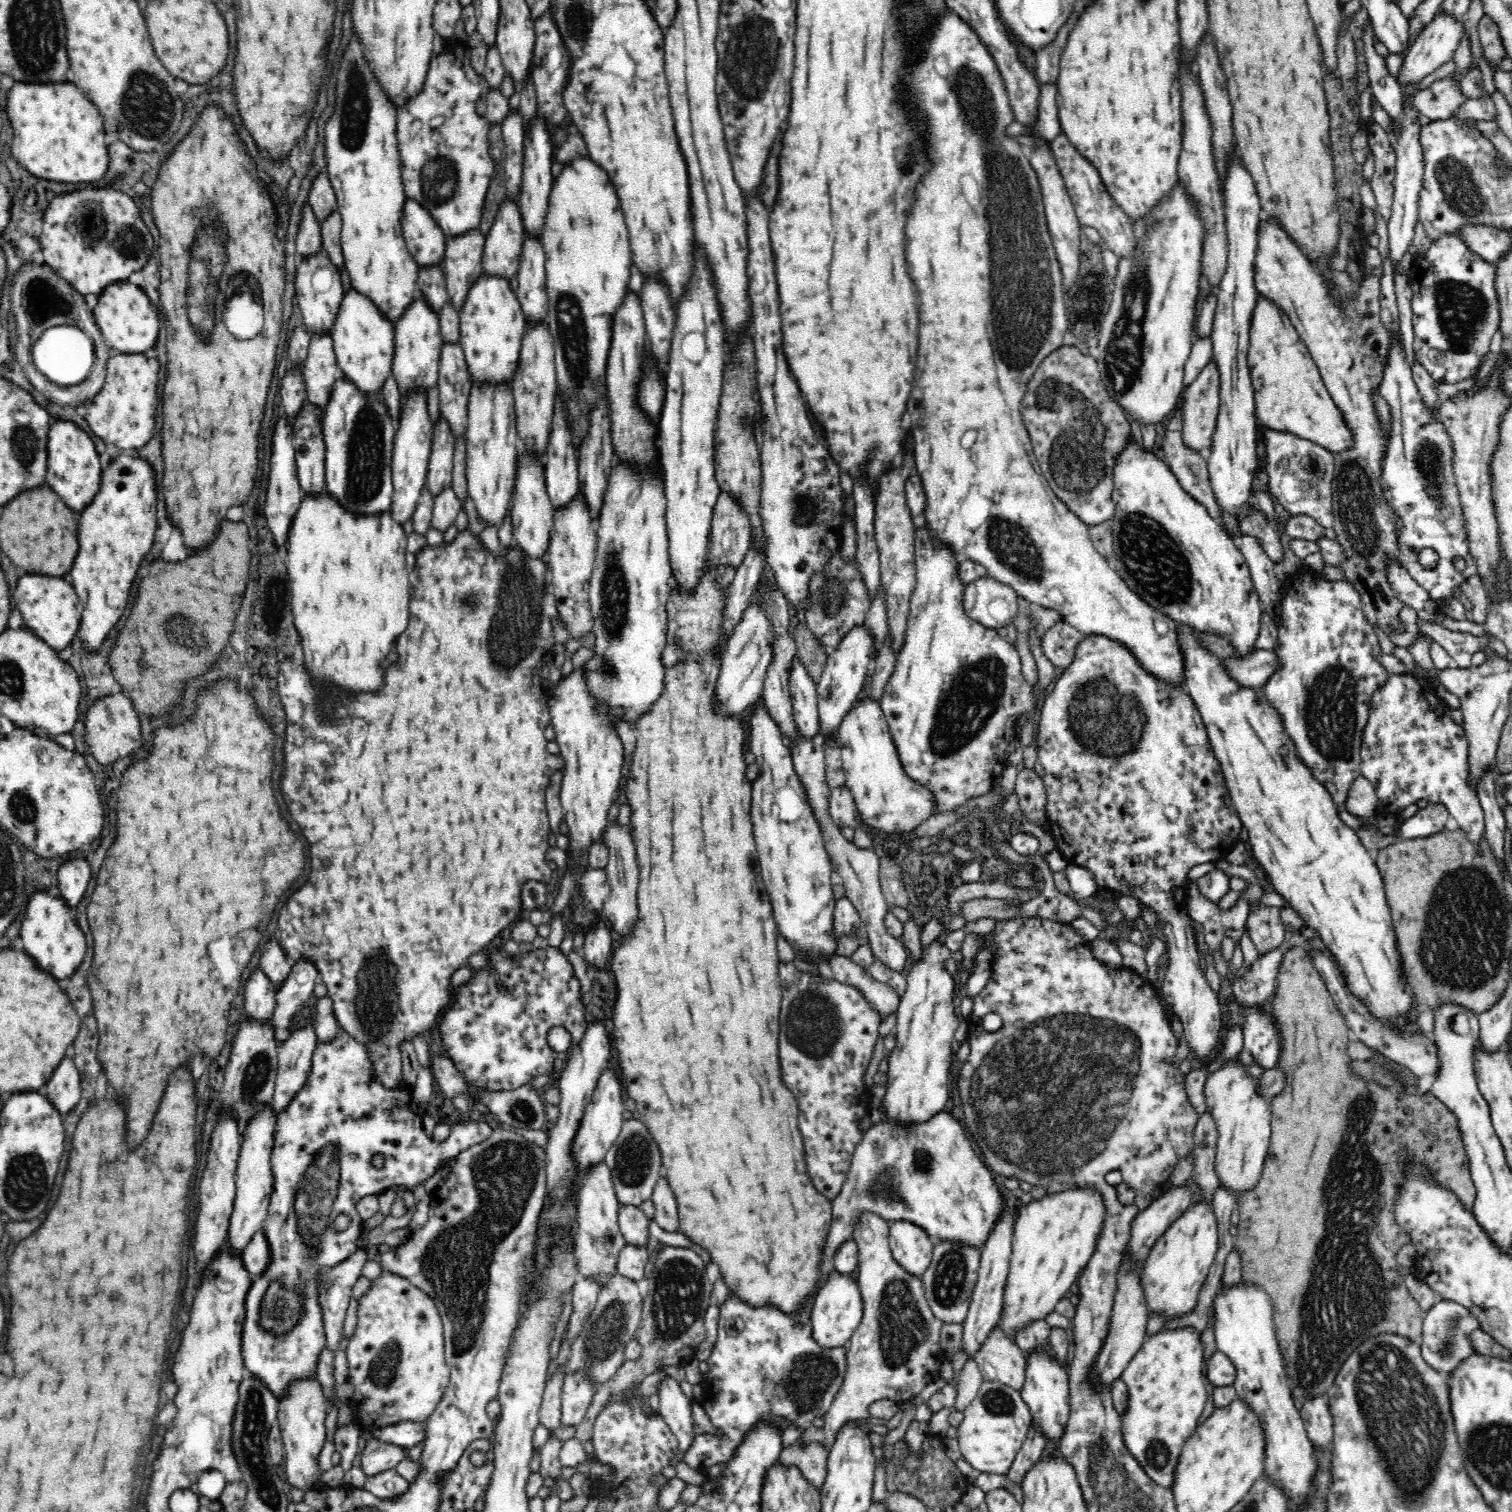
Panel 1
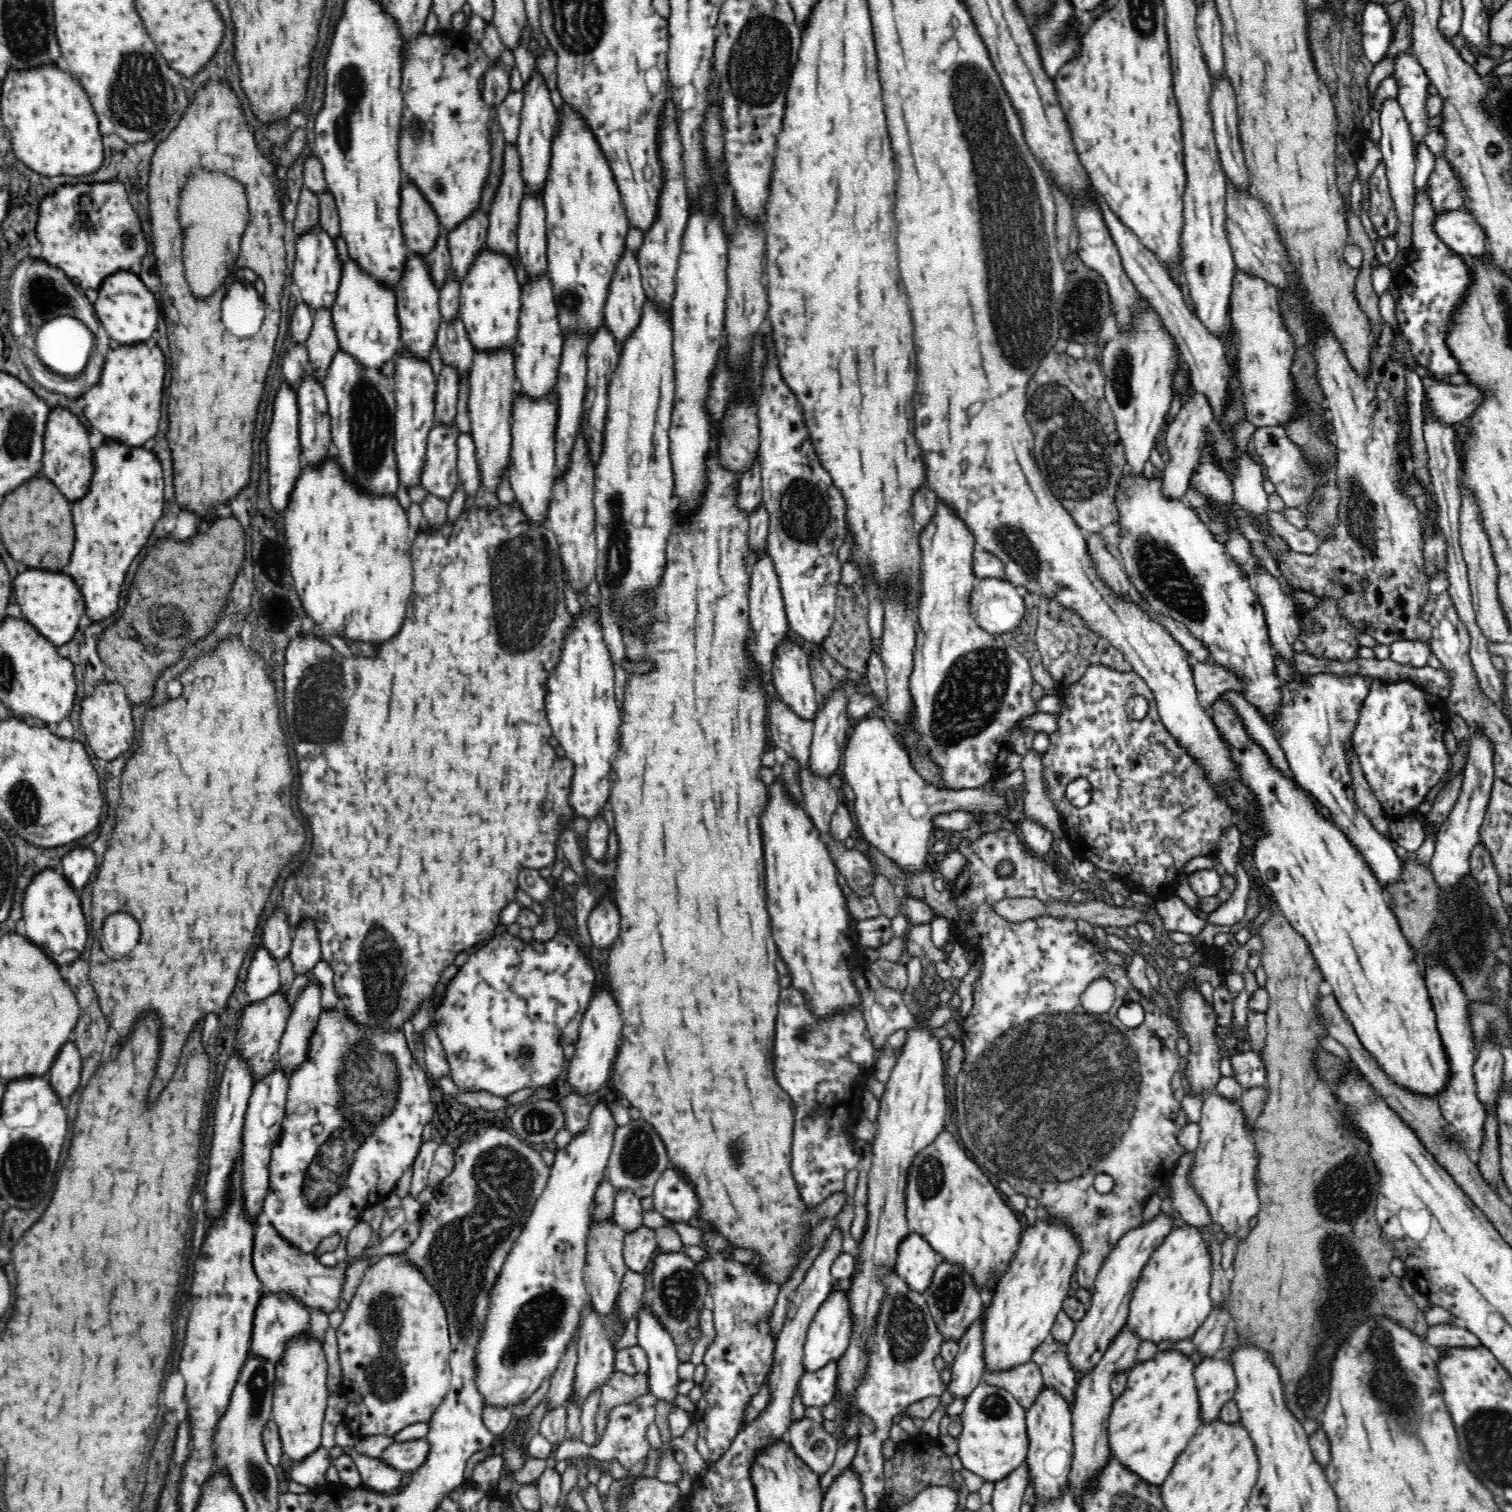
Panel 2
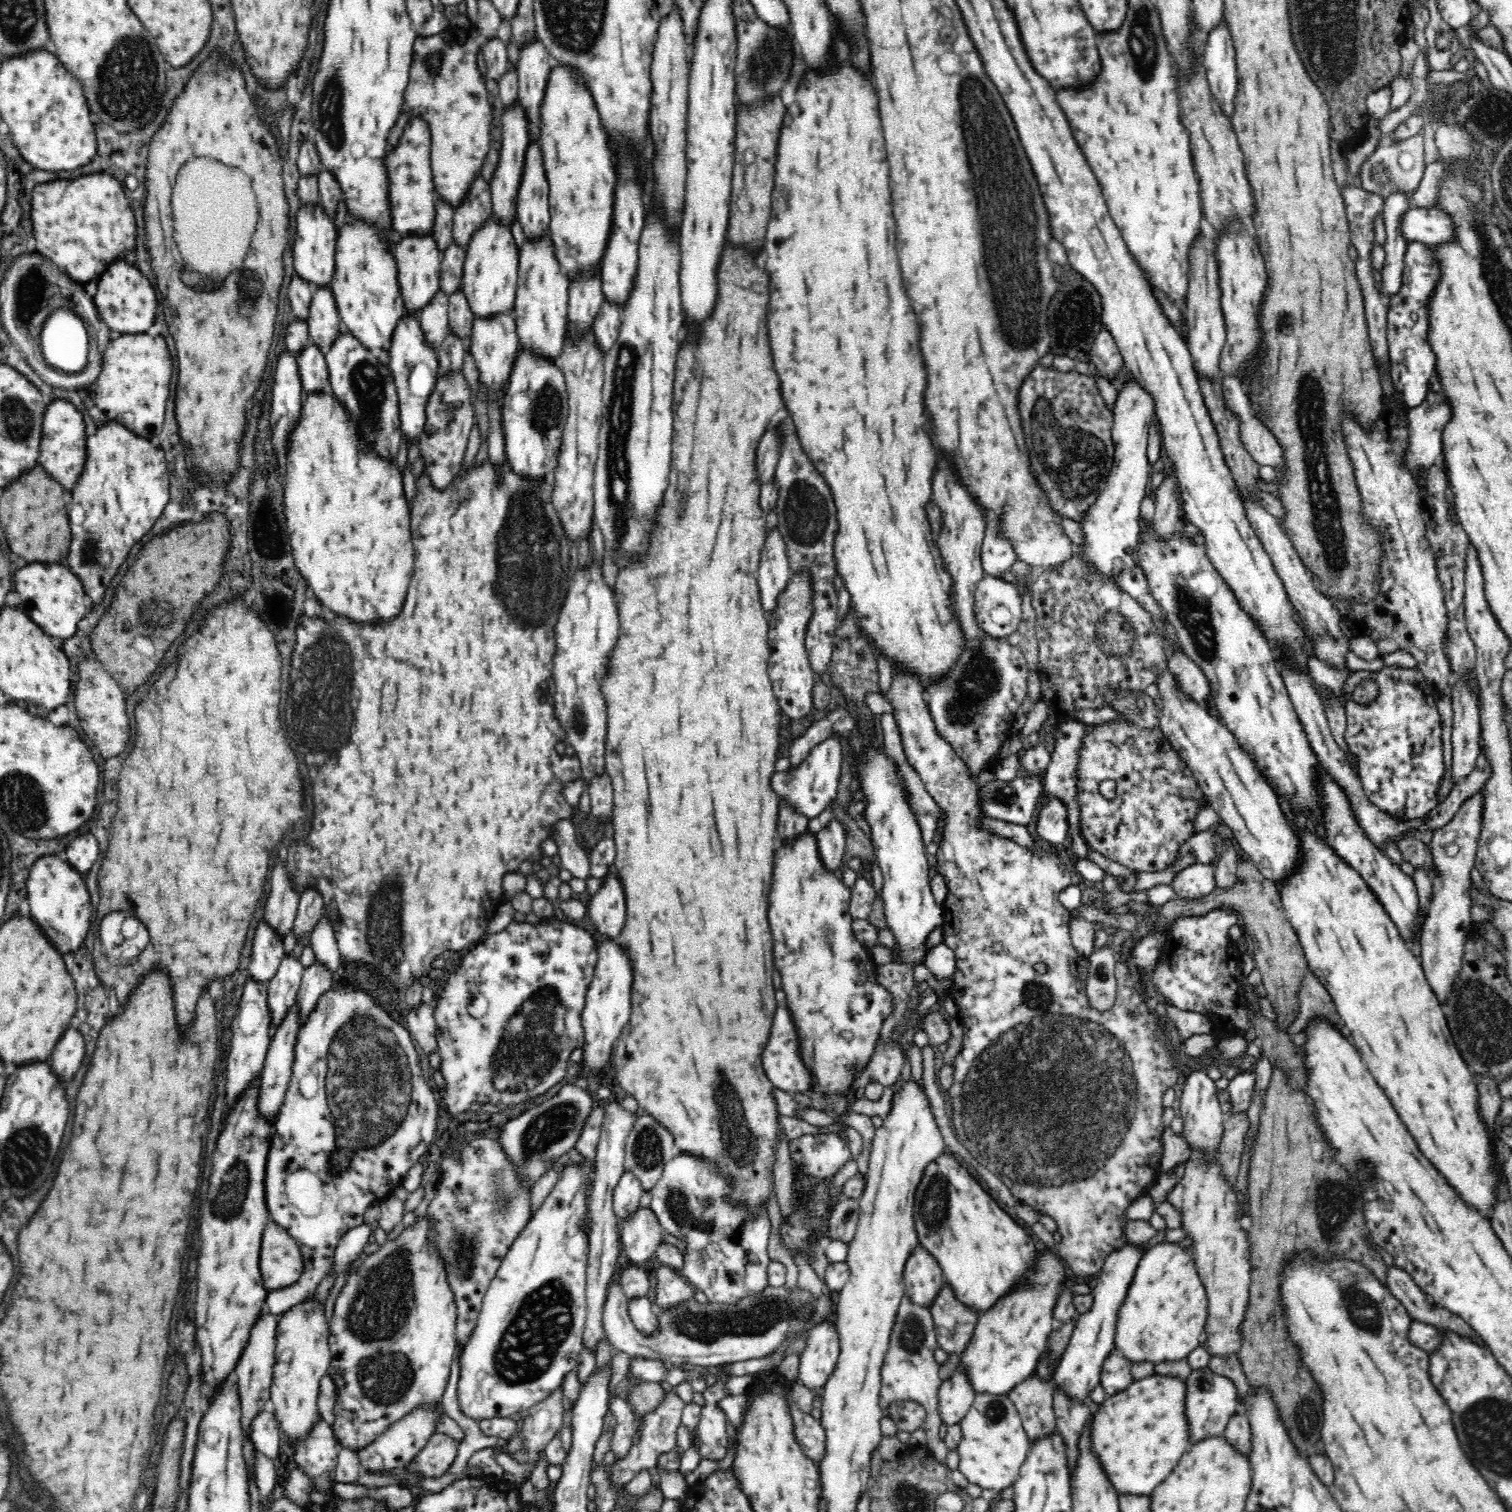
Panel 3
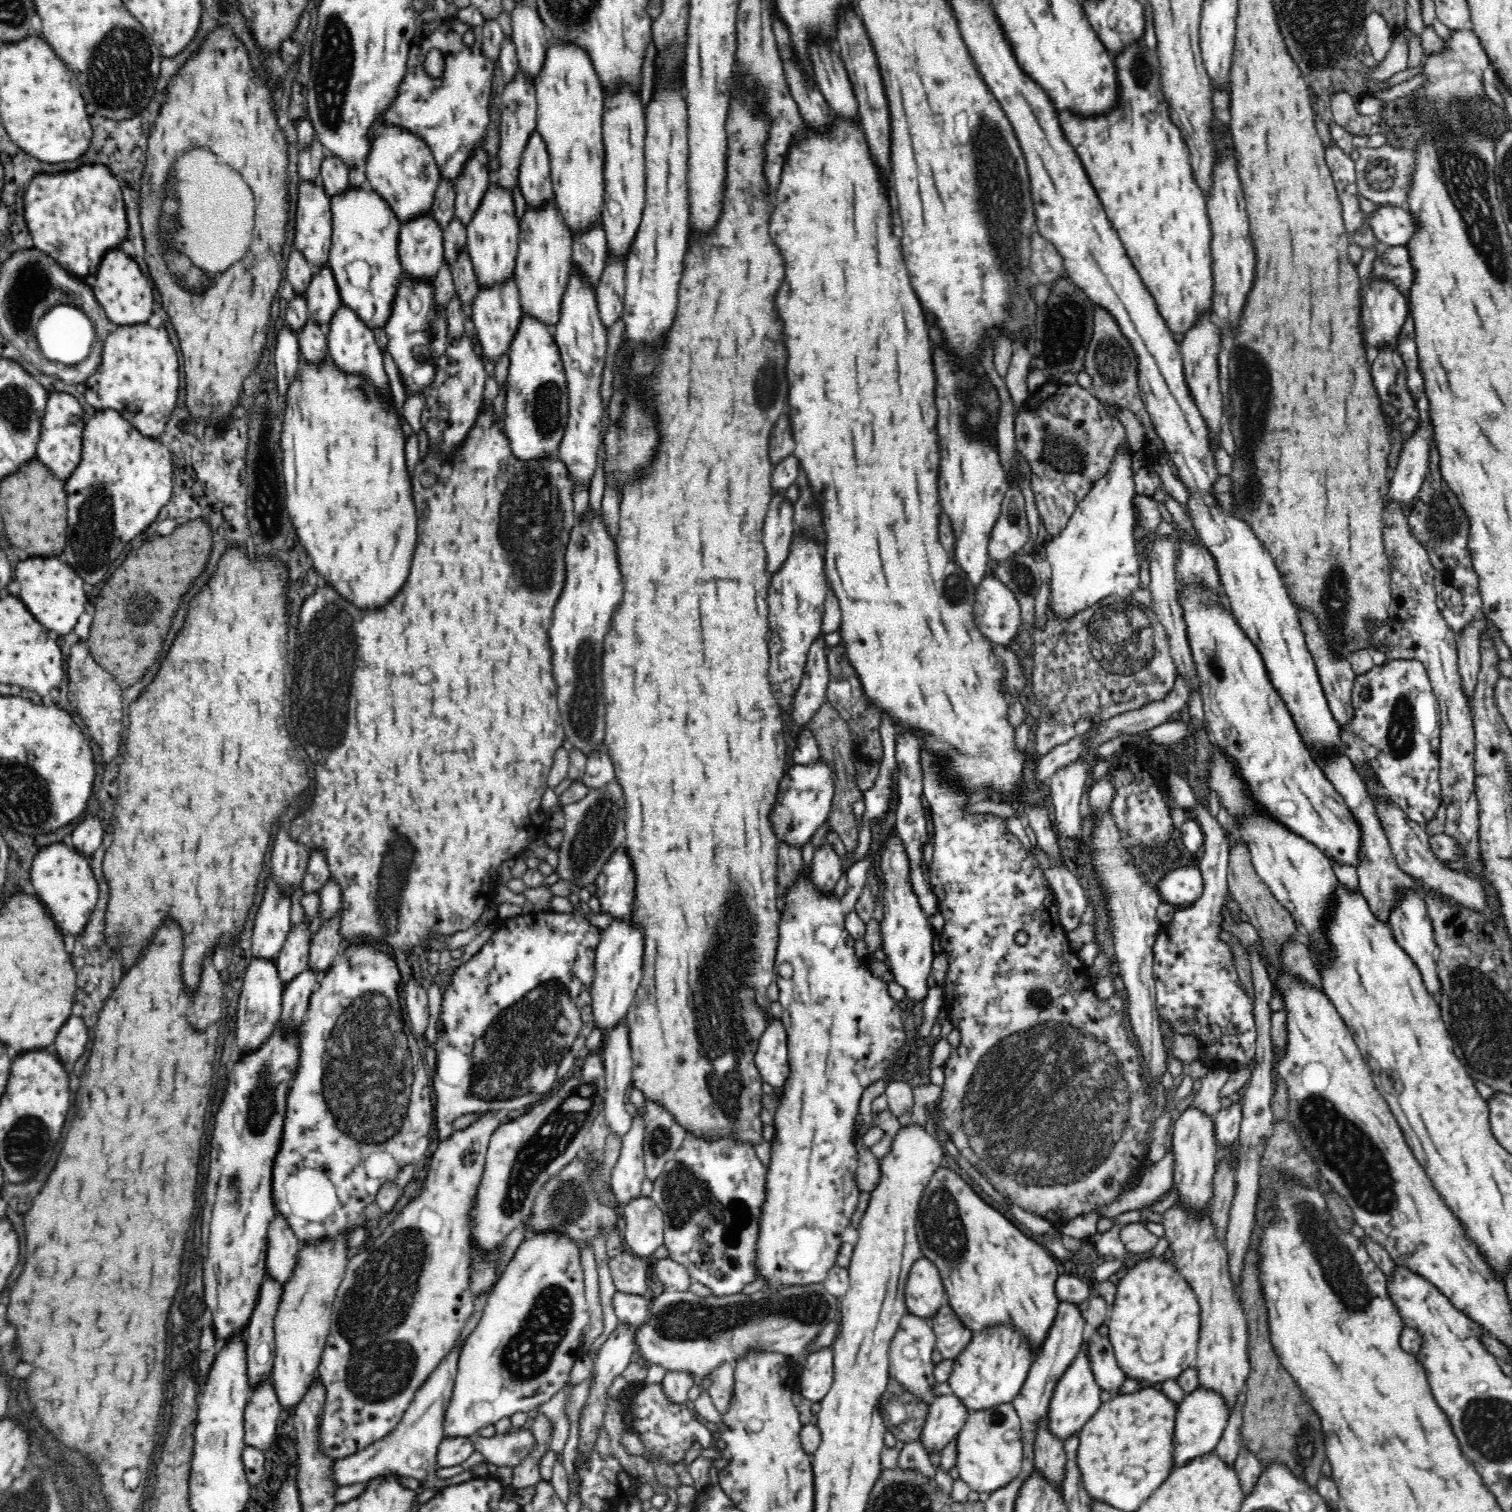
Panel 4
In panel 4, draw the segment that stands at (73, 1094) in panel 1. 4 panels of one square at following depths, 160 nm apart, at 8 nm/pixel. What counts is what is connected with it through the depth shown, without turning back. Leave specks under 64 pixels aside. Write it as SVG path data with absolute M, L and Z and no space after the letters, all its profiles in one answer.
M70 1016L55 1038L56 1054L66 1062L74 1062L84 1054L86 1044L88 1044L88 1028L84 1020L78 1016Z

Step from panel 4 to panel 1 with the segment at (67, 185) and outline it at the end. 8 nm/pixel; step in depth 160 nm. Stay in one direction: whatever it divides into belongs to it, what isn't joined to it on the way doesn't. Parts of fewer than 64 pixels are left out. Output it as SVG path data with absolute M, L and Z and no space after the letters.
M102 188L80 190L54 198L54 202L50 202L44 214L40 244L46 265L51 266L62 278L66 278L80 294L100 294L108 284L126 280L132 272L148 264L156 240L144 224L140 211L130 195L116 188Z

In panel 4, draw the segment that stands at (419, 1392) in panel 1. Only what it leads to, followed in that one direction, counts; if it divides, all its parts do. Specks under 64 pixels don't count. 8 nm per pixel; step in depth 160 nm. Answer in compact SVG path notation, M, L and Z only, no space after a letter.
M492 1112L480 1113L480 1118L474 1120L470 1126L466 1126L460 1131L452 1133L444 1142L441 1142L434 1151L428 1155L427 1176L418 1188L417 1196L412 1195L402 1207L402 1211L397 1215L391 1215L384 1220L382 1232L365 1249L354 1251L349 1257L343 1281L337 1290L336 1298L333 1302L333 1312L330 1316L330 1330L326 1340L326 1346L322 1350L320 1362L318 1362L317 1372L322 1379L326 1389L326 1402L324 1402L321 1415L321 1424L317 1434L320 1444L319 1452L327 1456L333 1462L342 1458L348 1458L366 1450L374 1442L380 1442L384 1436L394 1432L399 1421L404 1418L406 1410L410 1406L416 1390L426 1382L430 1373L438 1366L438 1362L444 1358L454 1342L459 1338L460 1331L464 1328L468 1319L474 1312L474 1294L471 1289L471 1224L470 1219L475 1210L474 1199L481 1183L483 1170L485 1169L485 1158L489 1140L494 1131L502 1124L502 1118Z

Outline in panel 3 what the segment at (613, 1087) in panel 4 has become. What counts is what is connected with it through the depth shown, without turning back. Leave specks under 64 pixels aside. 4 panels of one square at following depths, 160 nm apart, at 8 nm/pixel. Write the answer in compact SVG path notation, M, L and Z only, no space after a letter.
M606 1101L602 1103L604 1118L597 1144L595 1173L592 1178L593 1190L590 1200L591 1231L589 1234L589 1254L587 1258L587 1315L583 1334L583 1345L596 1351L598 1340L604 1338L603 1308L607 1299L608 1284L614 1273L618 1272L619 1258L622 1256L620 1242L620 1220L614 1213L612 1192L622 1176L625 1168L625 1144L637 1117L622 1107L620 1102Z

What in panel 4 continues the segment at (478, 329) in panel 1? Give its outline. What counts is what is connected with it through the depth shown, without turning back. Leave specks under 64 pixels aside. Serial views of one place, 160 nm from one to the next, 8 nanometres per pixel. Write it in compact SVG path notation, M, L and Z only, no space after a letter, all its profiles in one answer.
M490 180L478 210L474 212L472 220L466 224L468 251L470 251L470 258L474 265L475 276L481 286L502 284L506 278L514 274L520 238L519 222L512 190L502 188Z

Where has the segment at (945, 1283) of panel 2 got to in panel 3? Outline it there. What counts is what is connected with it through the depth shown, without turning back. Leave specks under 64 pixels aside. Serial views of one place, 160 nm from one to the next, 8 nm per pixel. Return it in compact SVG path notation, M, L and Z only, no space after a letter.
M948 1284L942 1287L929 1309L938 1346L948 1354L960 1355L974 1334L980 1314L962 1305Z

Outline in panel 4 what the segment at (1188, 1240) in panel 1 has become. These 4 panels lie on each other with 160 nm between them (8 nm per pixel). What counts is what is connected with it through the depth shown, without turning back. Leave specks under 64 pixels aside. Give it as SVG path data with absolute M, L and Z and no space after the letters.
M1162 1258L1136 1263L1117 1284L1111 1316L1106 1322L1108 1337L1126 1378L1158 1387L1194 1367L1200 1334L1200 1305L1190 1285L1174 1265Z

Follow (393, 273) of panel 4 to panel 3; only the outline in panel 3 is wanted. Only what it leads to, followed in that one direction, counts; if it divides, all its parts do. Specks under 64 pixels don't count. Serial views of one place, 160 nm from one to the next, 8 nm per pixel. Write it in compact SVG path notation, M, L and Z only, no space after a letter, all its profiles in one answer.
M349 213L346 218L346 222L337 229L334 276L329 284L336 299L341 322L343 328L349 330L373 352L381 348L389 349L392 332L406 312L393 246L387 240L387 234L379 230L373 222L353 218Z

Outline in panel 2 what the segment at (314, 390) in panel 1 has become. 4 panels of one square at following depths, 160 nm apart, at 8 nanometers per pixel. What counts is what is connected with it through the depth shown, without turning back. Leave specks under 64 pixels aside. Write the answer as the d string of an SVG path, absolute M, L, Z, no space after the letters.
M320 306L312 309L312 312L314 322L305 345L309 352L313 376L323 381L334 354L338 352L339 340L333 325L331 309Z

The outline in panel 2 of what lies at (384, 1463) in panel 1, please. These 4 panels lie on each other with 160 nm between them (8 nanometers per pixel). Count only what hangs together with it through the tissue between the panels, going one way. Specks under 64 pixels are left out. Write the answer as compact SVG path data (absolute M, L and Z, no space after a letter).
M427 1439L394 1442L382 1452L381 1459L392 1468L402 1473L416 1473L418 1468L428 1460L430 1443Z

